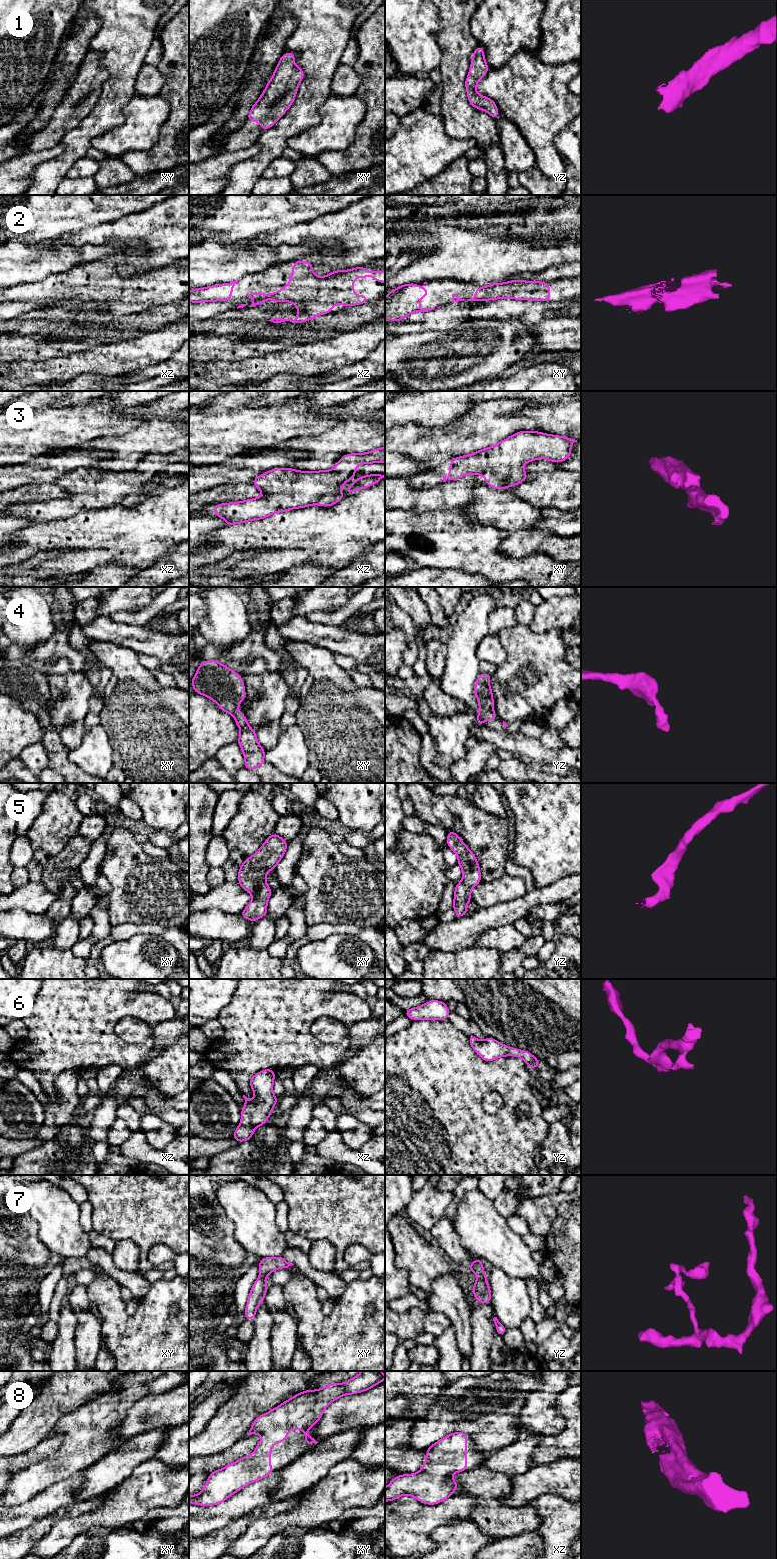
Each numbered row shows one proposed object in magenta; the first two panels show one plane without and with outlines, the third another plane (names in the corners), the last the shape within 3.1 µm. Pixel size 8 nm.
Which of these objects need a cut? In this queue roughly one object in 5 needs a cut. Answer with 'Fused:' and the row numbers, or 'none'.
Fused: none

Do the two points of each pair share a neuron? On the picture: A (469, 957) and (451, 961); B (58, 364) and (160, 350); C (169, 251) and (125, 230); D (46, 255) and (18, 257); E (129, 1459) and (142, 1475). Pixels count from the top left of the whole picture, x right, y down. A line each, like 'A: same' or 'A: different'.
A: same
B: same
C: same
D: same
E: different

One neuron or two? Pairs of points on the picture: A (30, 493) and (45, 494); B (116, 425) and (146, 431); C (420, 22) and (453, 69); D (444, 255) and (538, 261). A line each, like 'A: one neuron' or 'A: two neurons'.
A: one neuron
B: two neurons
C: two neurons
D: one neuron

